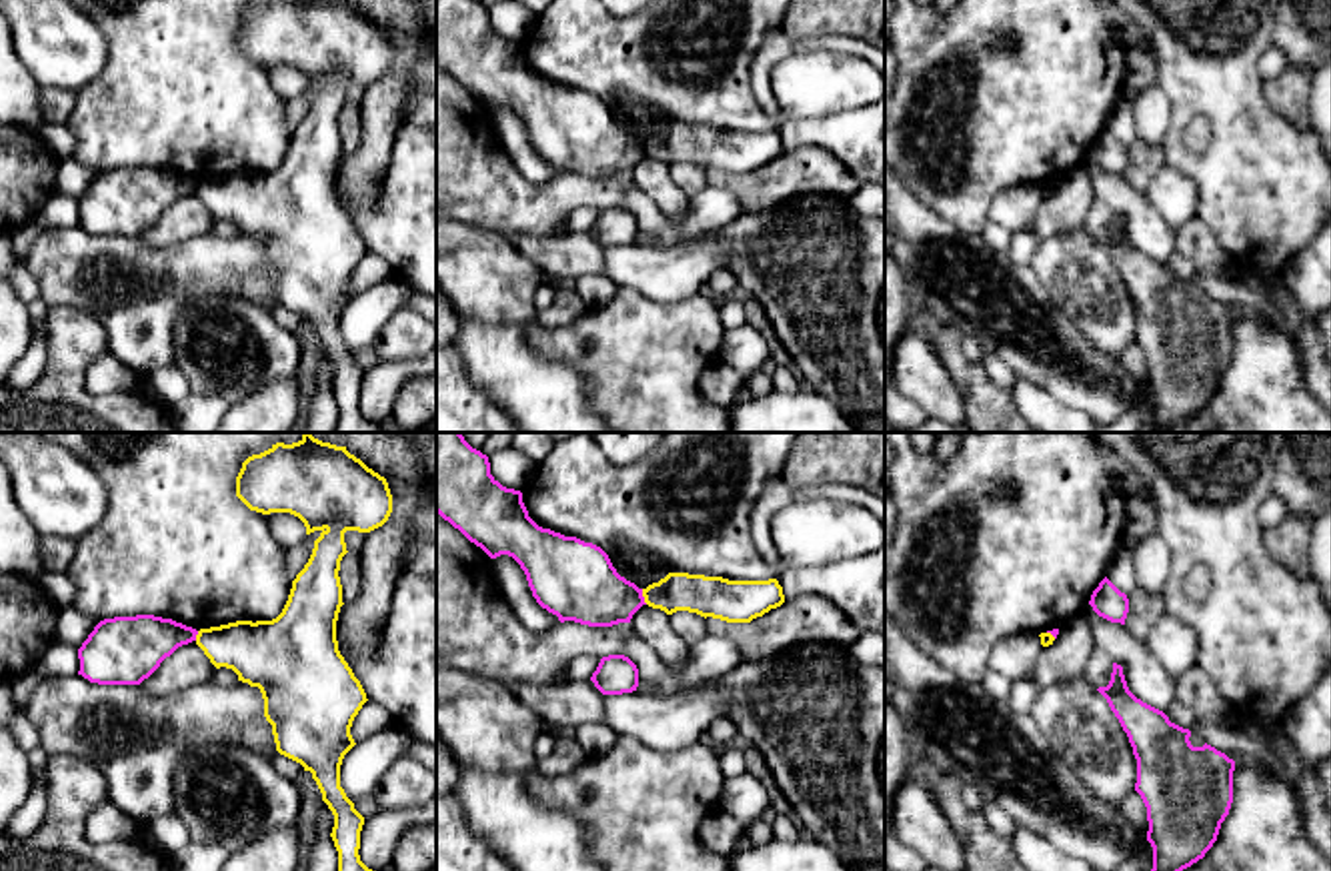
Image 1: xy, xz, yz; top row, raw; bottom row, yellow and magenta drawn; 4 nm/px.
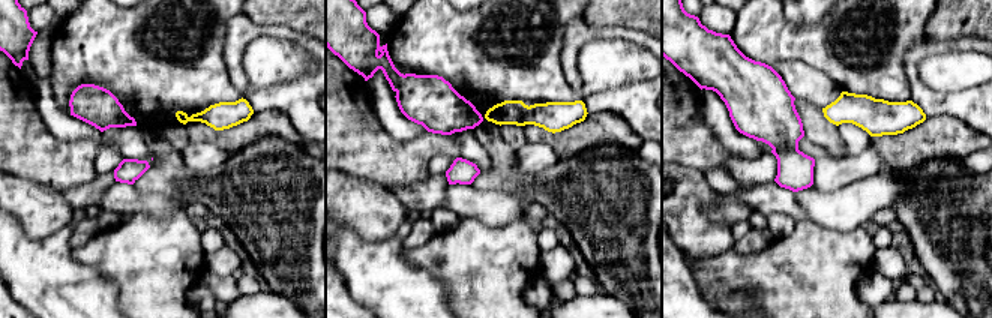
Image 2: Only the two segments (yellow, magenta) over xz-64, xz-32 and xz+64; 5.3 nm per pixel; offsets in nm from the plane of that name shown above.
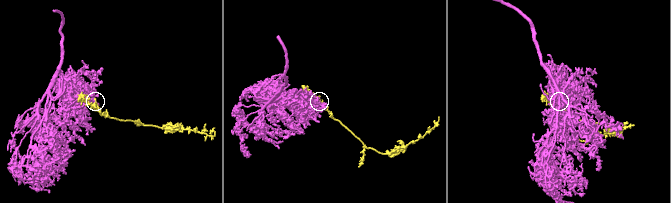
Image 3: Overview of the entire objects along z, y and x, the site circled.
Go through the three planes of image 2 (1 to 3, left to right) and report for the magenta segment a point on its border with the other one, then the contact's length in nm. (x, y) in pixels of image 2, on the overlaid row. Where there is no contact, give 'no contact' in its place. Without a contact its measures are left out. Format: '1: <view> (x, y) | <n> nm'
1: no contact
2: no contact
3: no contact

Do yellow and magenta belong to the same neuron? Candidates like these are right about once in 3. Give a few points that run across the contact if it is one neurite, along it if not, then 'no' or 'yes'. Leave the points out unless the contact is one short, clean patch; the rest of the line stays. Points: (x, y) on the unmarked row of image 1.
line xz (641, 141), (647, 155); no

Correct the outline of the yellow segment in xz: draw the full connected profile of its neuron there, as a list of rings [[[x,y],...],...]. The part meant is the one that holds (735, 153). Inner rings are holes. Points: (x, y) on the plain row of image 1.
[[[669,124],[658,134],[642,140],[644,154],[667,166],[677,162],[697,164],[727,174],[751,174],[785,154],[783,138],[769,132],[729,132],[689,124]]]

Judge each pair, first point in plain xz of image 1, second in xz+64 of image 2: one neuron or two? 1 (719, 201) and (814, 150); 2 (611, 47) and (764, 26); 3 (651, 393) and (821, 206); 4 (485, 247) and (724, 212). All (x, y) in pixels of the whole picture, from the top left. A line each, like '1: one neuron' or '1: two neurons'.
1: two neurons
2: one neuron
3: two neurons
4: two neurons

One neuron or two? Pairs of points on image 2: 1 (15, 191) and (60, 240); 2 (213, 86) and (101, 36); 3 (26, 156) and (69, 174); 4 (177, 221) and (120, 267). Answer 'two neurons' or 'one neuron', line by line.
1: two neurons
2: one neuron
3: one neuron
4: one neuron

